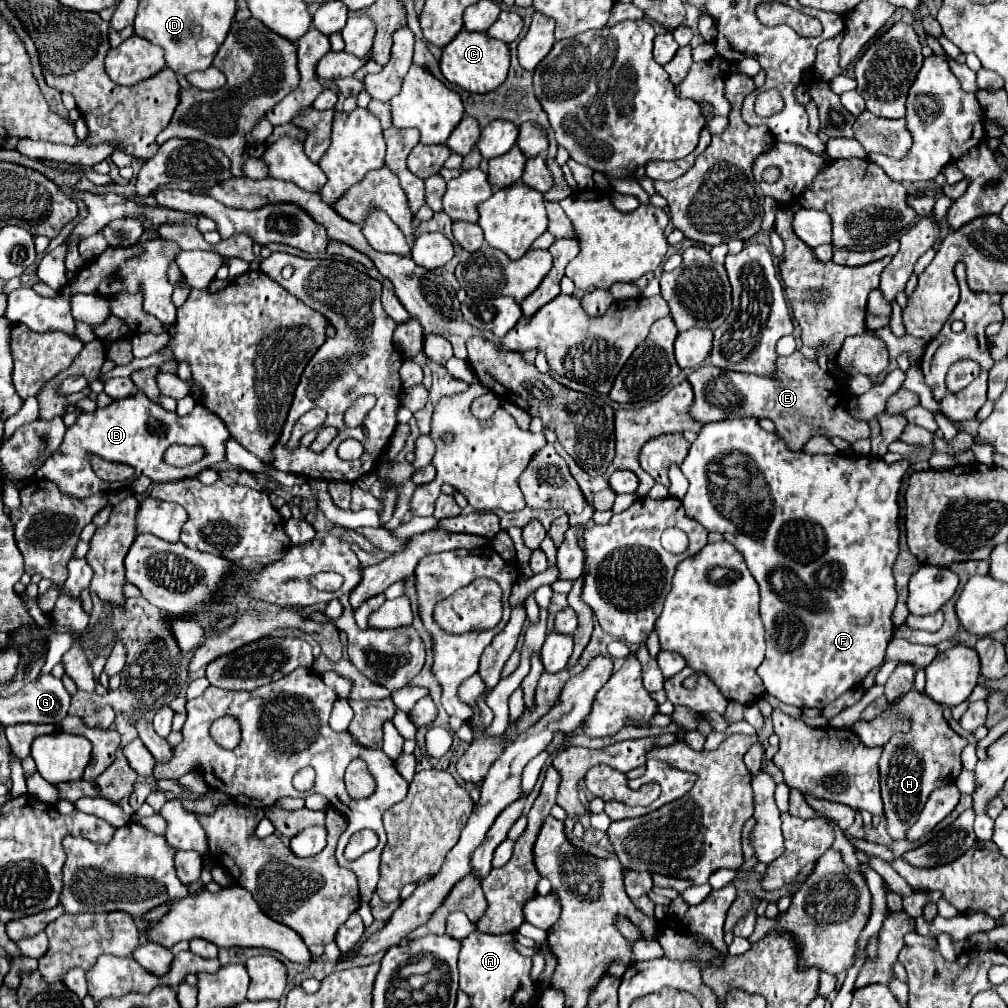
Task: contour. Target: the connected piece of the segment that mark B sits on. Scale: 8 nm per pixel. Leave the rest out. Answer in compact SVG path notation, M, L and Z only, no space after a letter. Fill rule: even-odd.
M137 391L131 397L117 399L103 409L95 409L93 413L81 413L77 417L77 423L67 429L59 449L37 471L37 479L47 479L47 481L55 483L63 495L73 497L73 499L83 499L83 497L91 497L97 493L125 489L141 475L149 477L153 483L191 479L191 477L197 477L203 469L211 469L213 465L223 463L227 459L225 443L229 441L229 437L231 435L227 433L223 421L219 417L215 417L213 413L209 413L207 409L195 407L189 415L179 417L177 413L159 407L157 403L149 401L141 391ZM171 443L203 445L207 455L203 457L203 461L199 461L197 465L191 465L191 467L183 467L183 469L169 467L163 463L163 453ZM89 453L95 453L107 461L131 465L135 469L135 475L121 483L101 481L89 465L89 459L87 459Z

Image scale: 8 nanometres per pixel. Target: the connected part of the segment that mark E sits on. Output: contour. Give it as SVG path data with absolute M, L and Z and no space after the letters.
M799 351L775 361L773 377L755 373L735 373L713 365L697 367L689 377L695 393L693 417L701 423L721 421L727 417L767 417L775 423L775 431L789 449L799 451L813 435L841 437L847 443L869 439L869 425L857 421L847 409L847 391L835 383L833 377L821 371L813 361L807 361Z

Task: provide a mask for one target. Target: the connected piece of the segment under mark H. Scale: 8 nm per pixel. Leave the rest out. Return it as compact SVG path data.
M911 689L909 693L901 695L893 705L893 711L899 719L911 721L911 729L909 733L891 735L891 739L883 745L879 771L881 797L885 803L887 817L887 833L893 839L903 839L909 827L917 821L929 795L943 785L955 783L957 775L961 773L959 755L967 741L949 727L947 719L943 717L943 707L937 705L925 693L919 693L917 689Z

